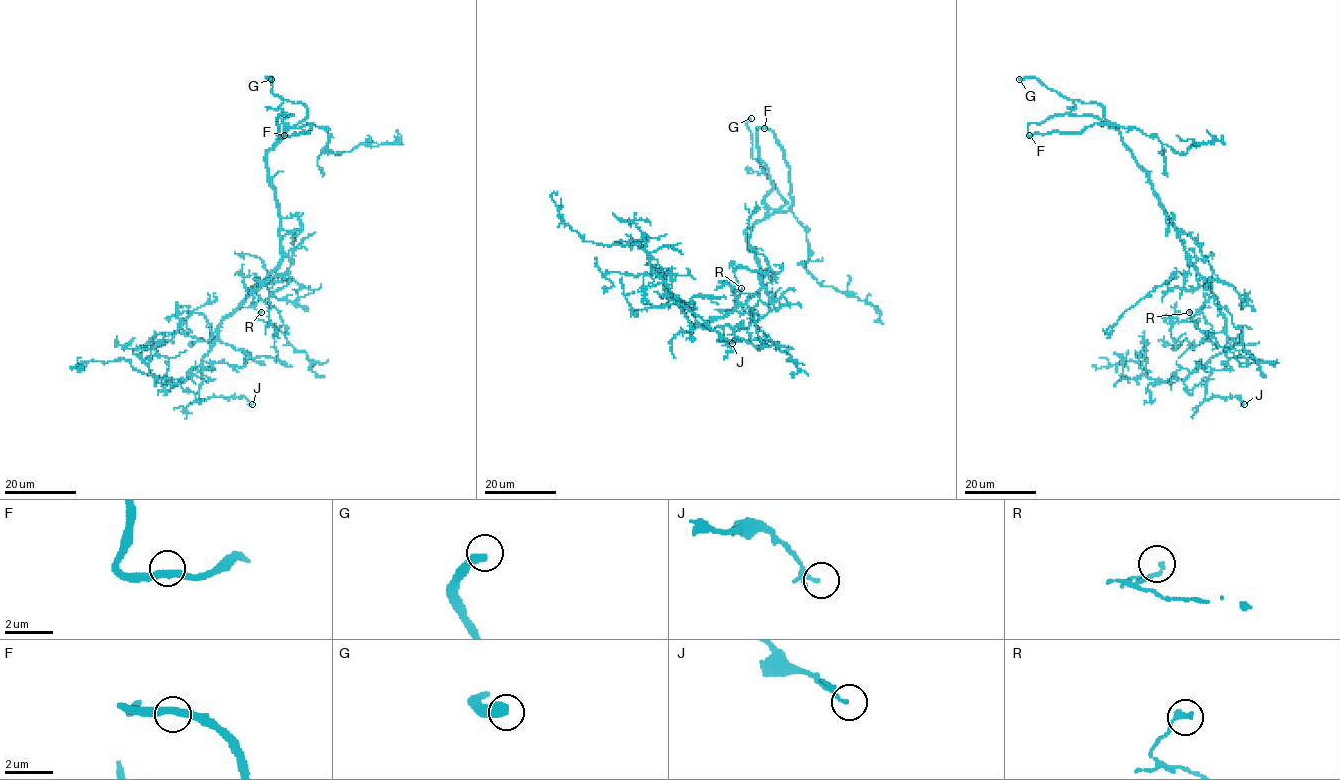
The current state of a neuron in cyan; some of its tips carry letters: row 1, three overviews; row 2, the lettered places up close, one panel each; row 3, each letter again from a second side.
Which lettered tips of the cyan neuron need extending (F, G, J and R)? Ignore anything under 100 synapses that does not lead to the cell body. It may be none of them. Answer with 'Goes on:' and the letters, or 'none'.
Goes on: G

